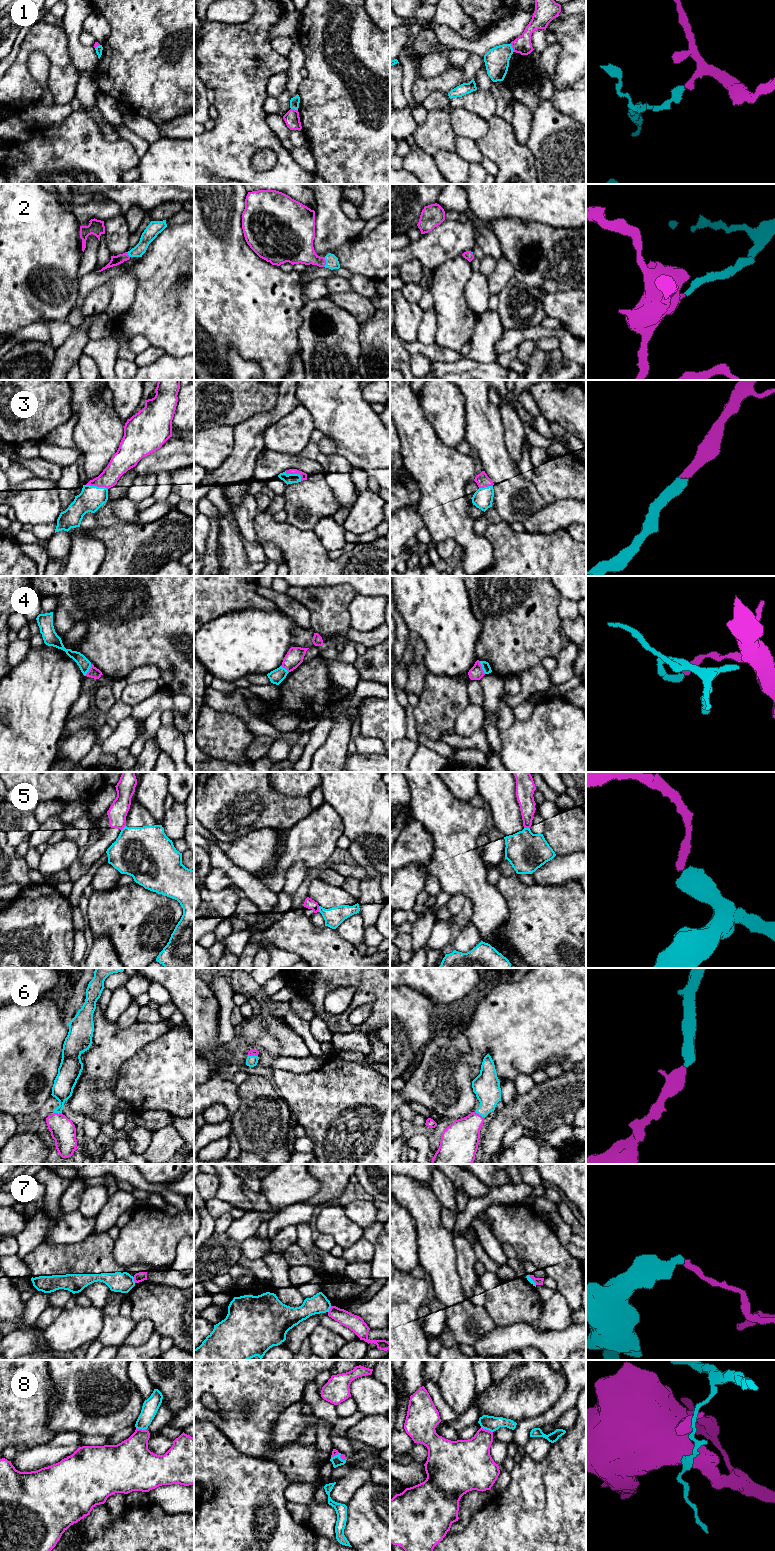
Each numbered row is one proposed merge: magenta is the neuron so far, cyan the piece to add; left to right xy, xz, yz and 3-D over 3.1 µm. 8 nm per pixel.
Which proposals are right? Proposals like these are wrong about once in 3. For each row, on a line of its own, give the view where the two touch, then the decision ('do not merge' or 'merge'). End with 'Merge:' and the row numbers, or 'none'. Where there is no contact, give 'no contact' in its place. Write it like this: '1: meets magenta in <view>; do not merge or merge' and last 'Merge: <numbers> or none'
1: meets magenta in yz; do not merge
2: meets magenta in xz; merge
3: meets magenta in xy; merge
4: meets magenta in yz; do not merge
5: meets magenta in xz; do not merge
6: meets magenta in yz; merge
7: meets magenta in xz; do not merge
8: meets magenta in yz; do not merge
Merge: 2, 3, 6

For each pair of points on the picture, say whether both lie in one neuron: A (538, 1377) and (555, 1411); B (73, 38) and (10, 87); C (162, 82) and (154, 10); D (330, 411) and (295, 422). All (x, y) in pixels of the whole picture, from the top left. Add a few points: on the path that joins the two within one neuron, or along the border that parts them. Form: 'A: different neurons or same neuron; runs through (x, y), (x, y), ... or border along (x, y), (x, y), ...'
A: different neurons; border along (566, 1386), (566, 1389), (553, 1405), (532, 1418)
B: different neurons; border along (62, 28), (67, 38), (69, 56), (74, 65)
C: same neuron; runs through (157, 64), (152, 59), (153, 28)
D: different neurons; border along (298, 402), (310, 413), (313, 425), (316, 428)

